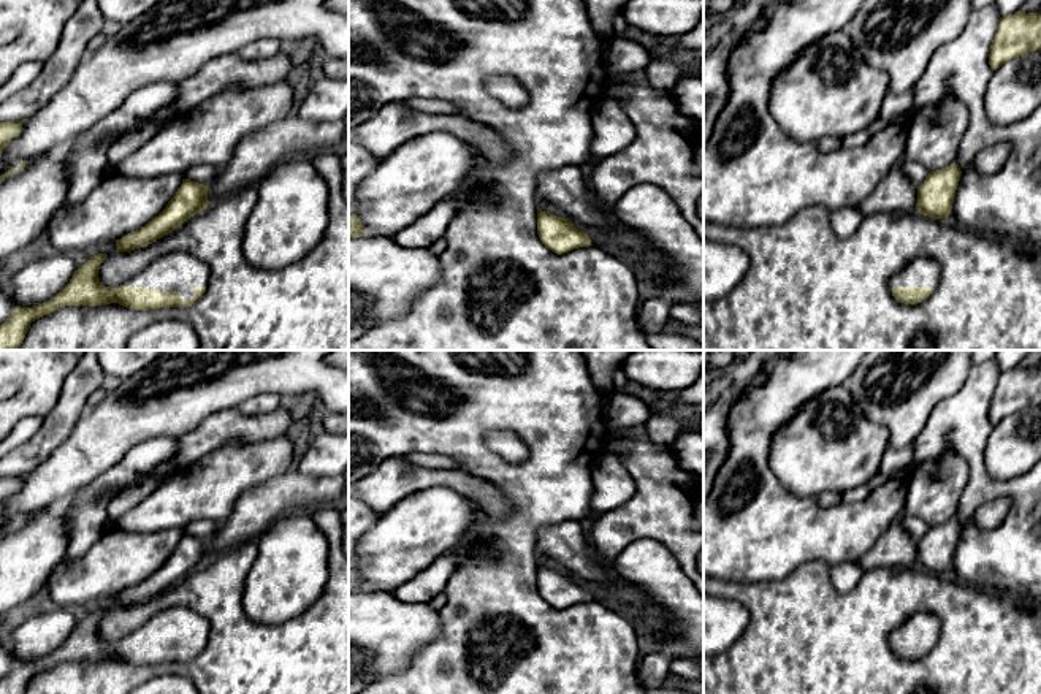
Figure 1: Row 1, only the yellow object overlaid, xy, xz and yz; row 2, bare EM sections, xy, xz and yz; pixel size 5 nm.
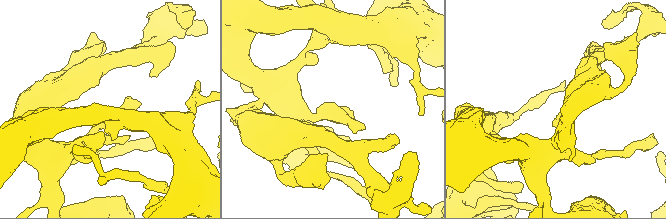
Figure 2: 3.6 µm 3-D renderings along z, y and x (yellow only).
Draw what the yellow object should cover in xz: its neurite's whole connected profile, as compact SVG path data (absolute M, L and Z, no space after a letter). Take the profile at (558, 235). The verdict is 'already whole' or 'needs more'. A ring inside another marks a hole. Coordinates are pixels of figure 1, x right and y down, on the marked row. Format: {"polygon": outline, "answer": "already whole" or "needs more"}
{"polygon": "M537 208L537 235L551 252L562 255L578 247L593 246L588 235L575 228L572 220L556 217Z", "answer": "already whole"}

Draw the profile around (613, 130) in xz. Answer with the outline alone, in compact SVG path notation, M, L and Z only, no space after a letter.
M602 98L594 106L591 127L594 132L591 141L593 160L615 154L627 147L635 139L635 128L631 119L612 98Z

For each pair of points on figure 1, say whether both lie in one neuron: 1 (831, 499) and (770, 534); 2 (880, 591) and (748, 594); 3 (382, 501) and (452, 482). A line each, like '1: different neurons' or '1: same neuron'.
1: different neurons
2: same neuron
3: same neuron

